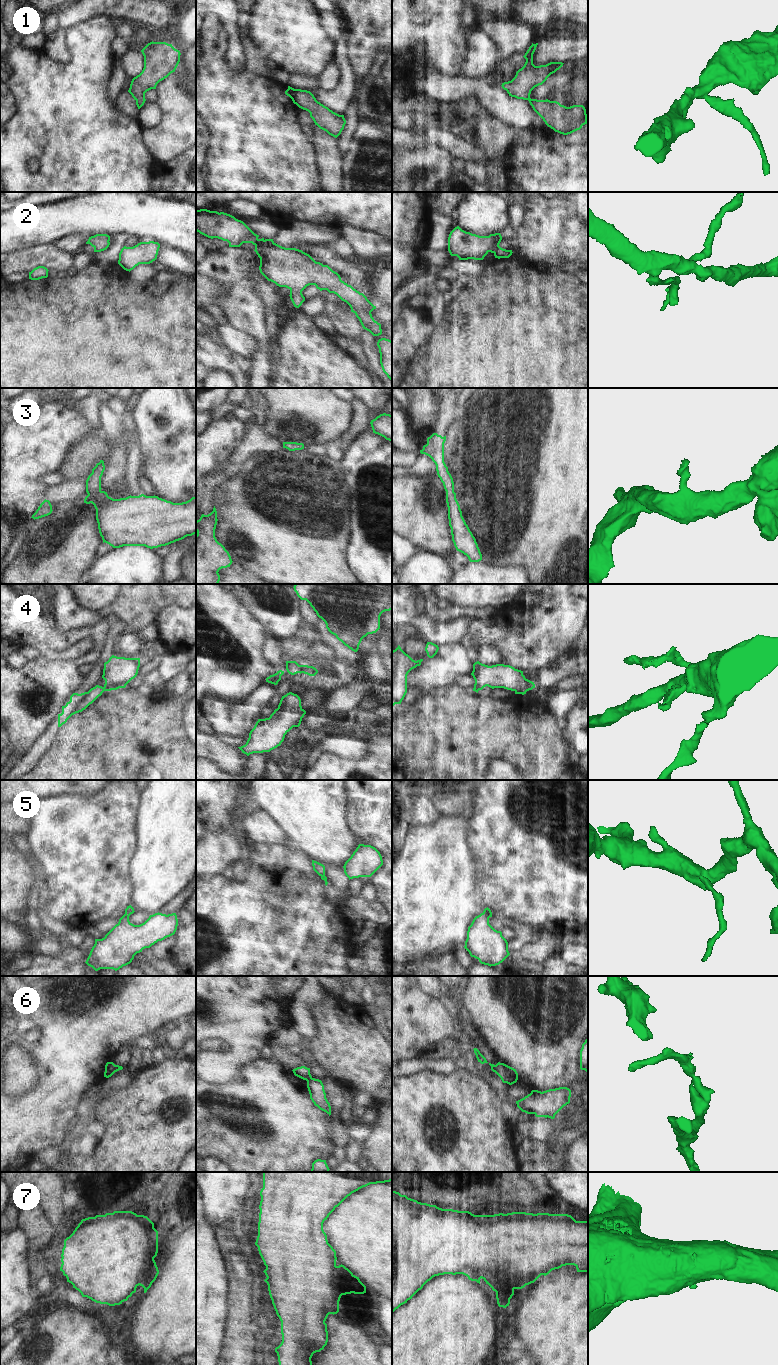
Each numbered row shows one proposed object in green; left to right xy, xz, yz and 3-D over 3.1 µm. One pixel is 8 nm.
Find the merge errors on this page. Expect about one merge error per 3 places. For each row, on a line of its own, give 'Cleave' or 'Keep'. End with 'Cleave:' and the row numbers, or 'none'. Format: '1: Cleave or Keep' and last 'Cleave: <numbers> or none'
1: Keep
2: Keep
3: Keep
4: Cleave
5: Keep
6: Cleave
7: Keep
Cleave: 4, 6

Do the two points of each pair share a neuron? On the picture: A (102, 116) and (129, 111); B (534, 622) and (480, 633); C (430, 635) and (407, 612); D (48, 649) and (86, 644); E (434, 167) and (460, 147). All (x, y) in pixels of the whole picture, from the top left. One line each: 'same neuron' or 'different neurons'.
A: different neurons
B: same neuron
C: same neuron
D: same neuron
E: different neurons

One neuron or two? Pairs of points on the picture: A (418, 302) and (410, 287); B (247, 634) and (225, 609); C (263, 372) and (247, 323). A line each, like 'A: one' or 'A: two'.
A: two
B: one
C: one

